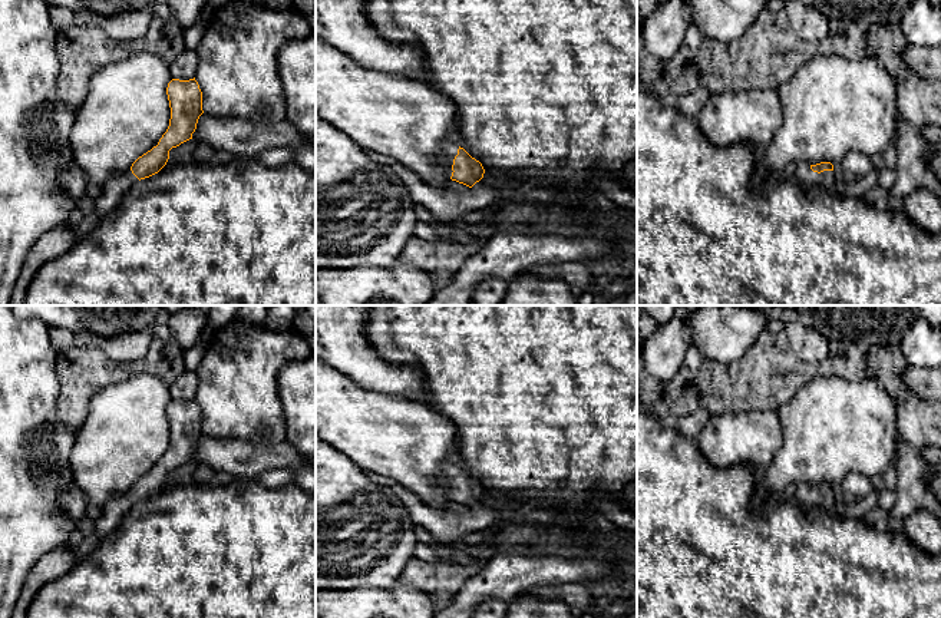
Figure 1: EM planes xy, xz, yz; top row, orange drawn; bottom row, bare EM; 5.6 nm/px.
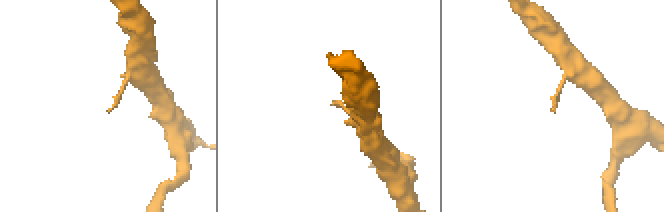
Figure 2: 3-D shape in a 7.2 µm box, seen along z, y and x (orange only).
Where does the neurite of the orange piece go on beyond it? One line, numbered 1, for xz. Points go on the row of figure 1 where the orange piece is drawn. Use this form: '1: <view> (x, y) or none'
1: xz (451, 146)

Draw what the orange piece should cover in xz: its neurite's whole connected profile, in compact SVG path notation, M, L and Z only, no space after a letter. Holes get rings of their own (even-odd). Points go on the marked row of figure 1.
M455 139L443 142L443 155L449 166L449 181L456 181L472 188L483 178L485 169Z

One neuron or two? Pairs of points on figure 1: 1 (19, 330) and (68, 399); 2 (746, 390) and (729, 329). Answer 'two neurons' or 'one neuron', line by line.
1: two neurons
2: two neurons

